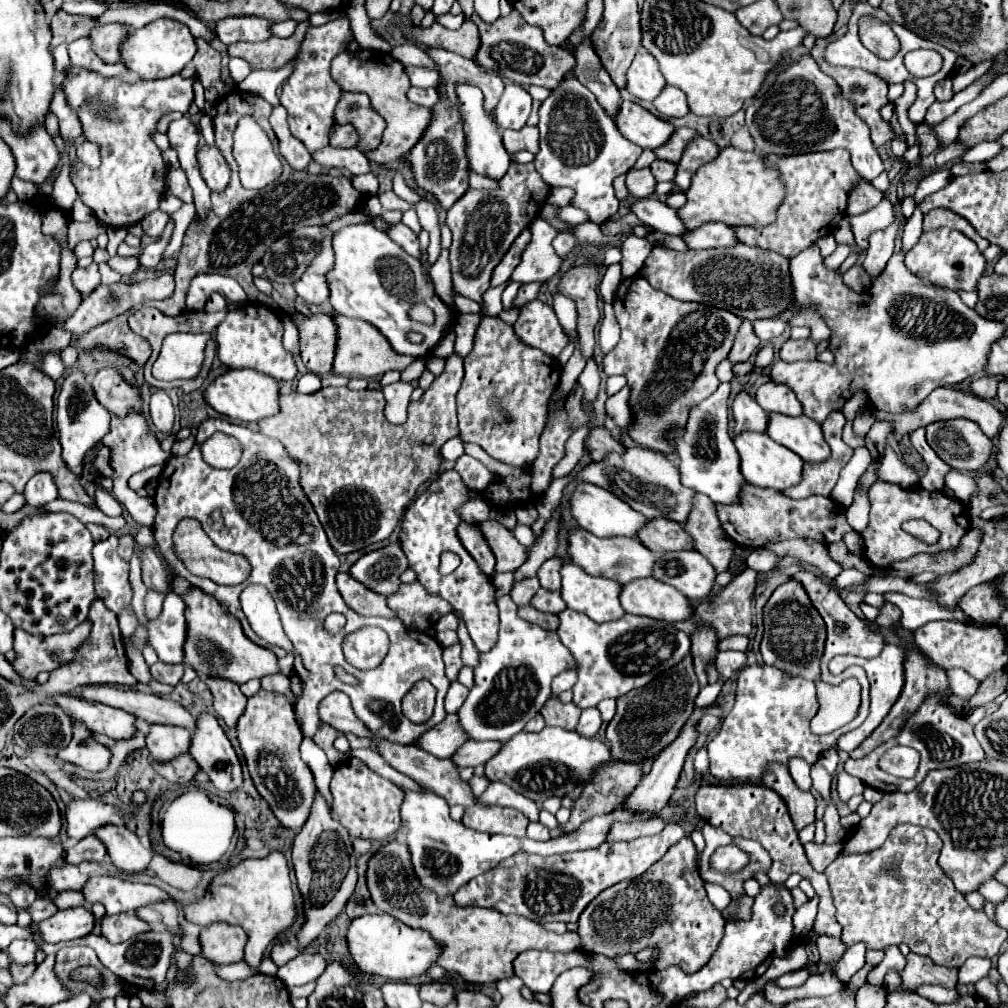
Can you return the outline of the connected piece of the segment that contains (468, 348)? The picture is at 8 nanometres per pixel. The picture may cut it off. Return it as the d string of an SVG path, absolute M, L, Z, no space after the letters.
M480 313L460 314L453 330L456 334L454 352L465 358L473 349L474 337L481 320Z

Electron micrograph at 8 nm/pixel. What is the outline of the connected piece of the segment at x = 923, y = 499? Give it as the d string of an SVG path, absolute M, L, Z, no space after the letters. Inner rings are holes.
M876 482L868 490L868 496L870 496L870 524L862 532L862 538L864 538L864 556L868 560L872 560L874 554L878 554L882 558L888 558L890 562L906 560L908 556L918 554L918 552L936 554L936 552L942 552L942 550L958 546L960 538L970 528L970 518L964 512L964 506L958 500L946 496L944 492L928 492L928 490L922 490L922 488L904 490L898 484ZM906 520L926 520L928 524L932 524L940 532L938 542L936 544L926 544L920 538L904 532L900 528L900 524L906 522ZM904 540L908 542L908 556L904 556Z

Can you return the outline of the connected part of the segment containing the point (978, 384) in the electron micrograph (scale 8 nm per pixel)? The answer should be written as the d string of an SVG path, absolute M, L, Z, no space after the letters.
M982 376L982 378L978 378L978 380L974 380L972 384L970 384L970 388L972 388L972 394L976 394L978 398L984 398L984 400L992 400L992 398L996 398L996 388L998 388L998 378L994 378L994 376Z

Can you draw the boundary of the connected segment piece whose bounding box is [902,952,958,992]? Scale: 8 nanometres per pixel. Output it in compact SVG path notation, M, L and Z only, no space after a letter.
M908 954L908 964L902 970L902 990L912 992L916 986L920 984L940 984L944 988L956 988L958 976L952 974L950 968L938 966L934 964L930 958L926 956L918 956L918 954Z

